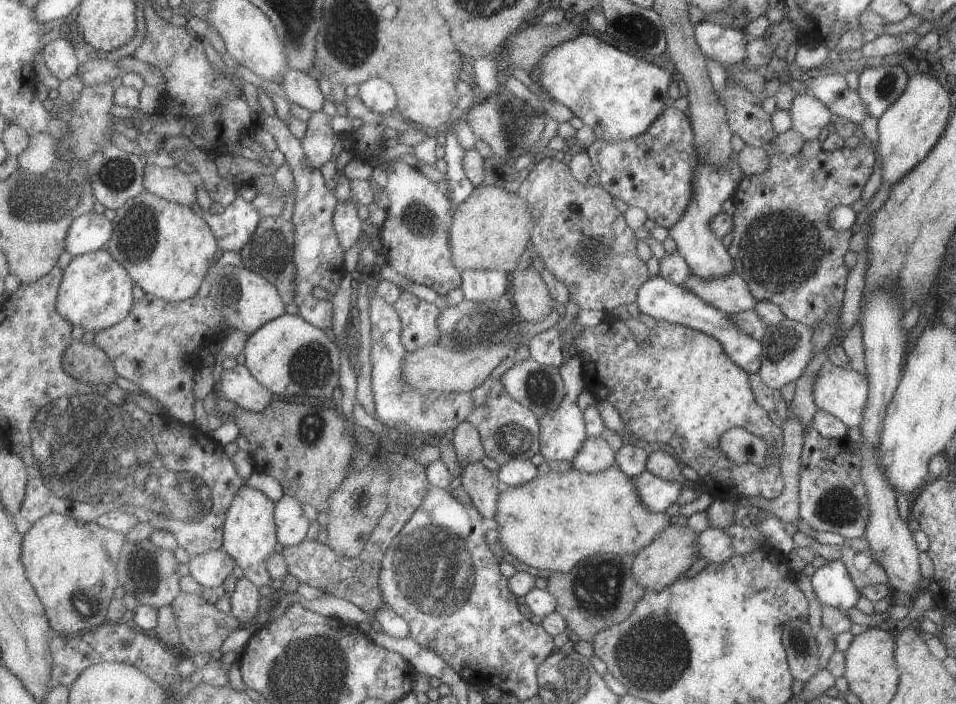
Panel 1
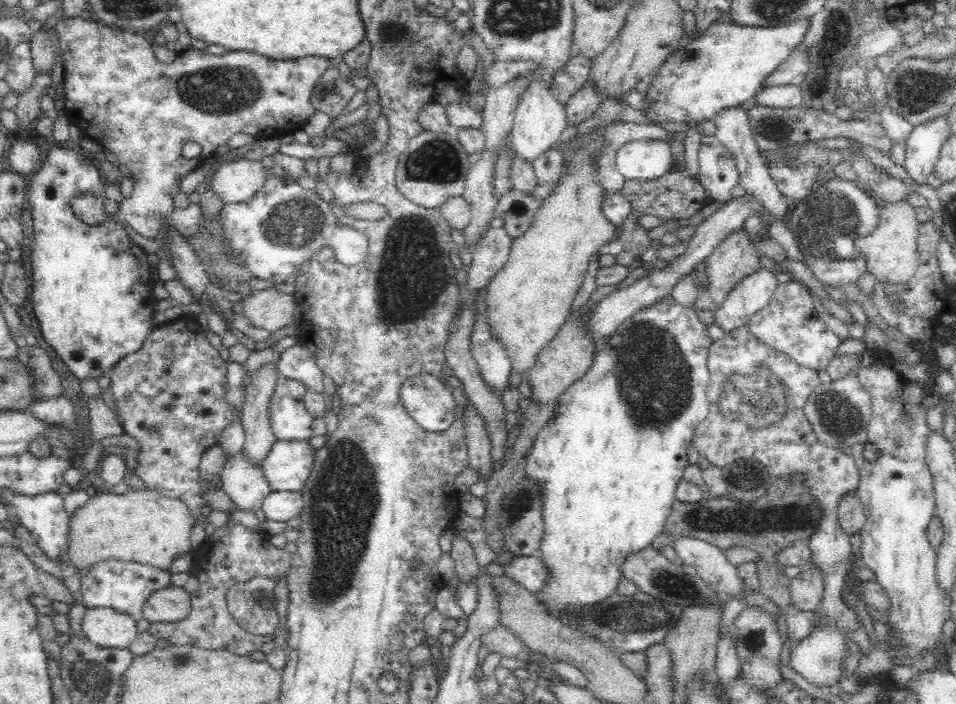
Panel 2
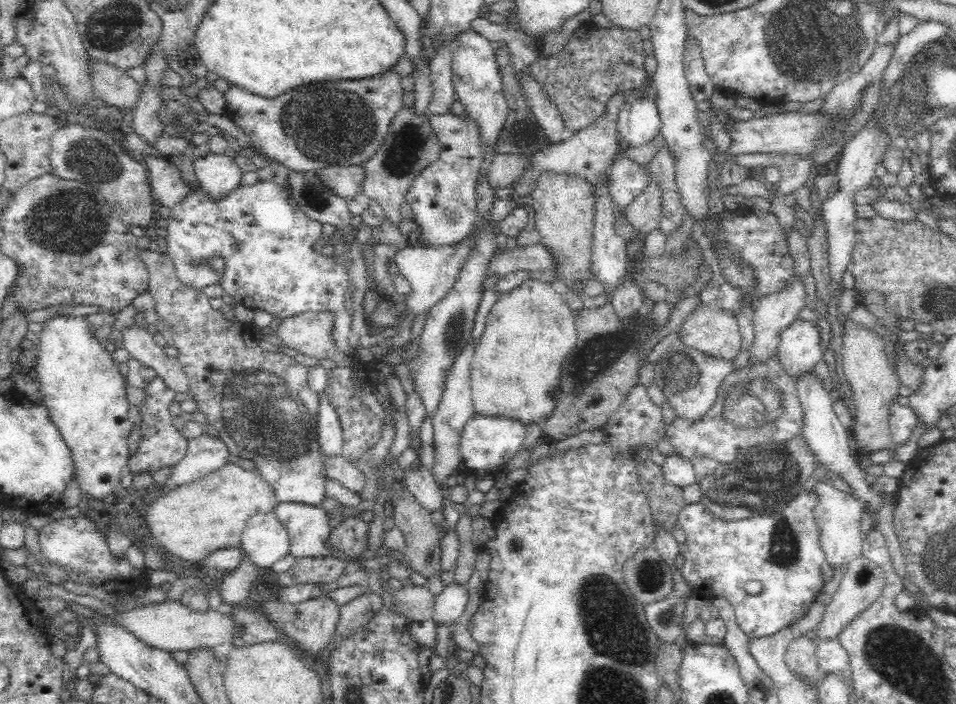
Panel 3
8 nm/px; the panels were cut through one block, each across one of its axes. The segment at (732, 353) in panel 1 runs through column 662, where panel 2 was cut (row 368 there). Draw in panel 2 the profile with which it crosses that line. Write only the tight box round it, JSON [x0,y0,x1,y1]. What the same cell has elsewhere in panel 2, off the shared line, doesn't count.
[277,343,324,392]

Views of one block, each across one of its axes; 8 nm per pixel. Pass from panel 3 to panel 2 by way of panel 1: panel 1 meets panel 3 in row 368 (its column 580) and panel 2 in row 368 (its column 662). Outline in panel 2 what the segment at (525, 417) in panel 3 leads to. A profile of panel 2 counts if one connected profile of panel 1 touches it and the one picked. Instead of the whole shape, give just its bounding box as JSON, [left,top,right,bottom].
[487,142,619,375]

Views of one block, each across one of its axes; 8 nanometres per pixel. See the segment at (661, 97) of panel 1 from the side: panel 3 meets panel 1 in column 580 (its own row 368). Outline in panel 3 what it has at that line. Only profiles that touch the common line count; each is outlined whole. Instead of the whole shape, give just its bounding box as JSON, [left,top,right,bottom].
[34,315,133,502]

